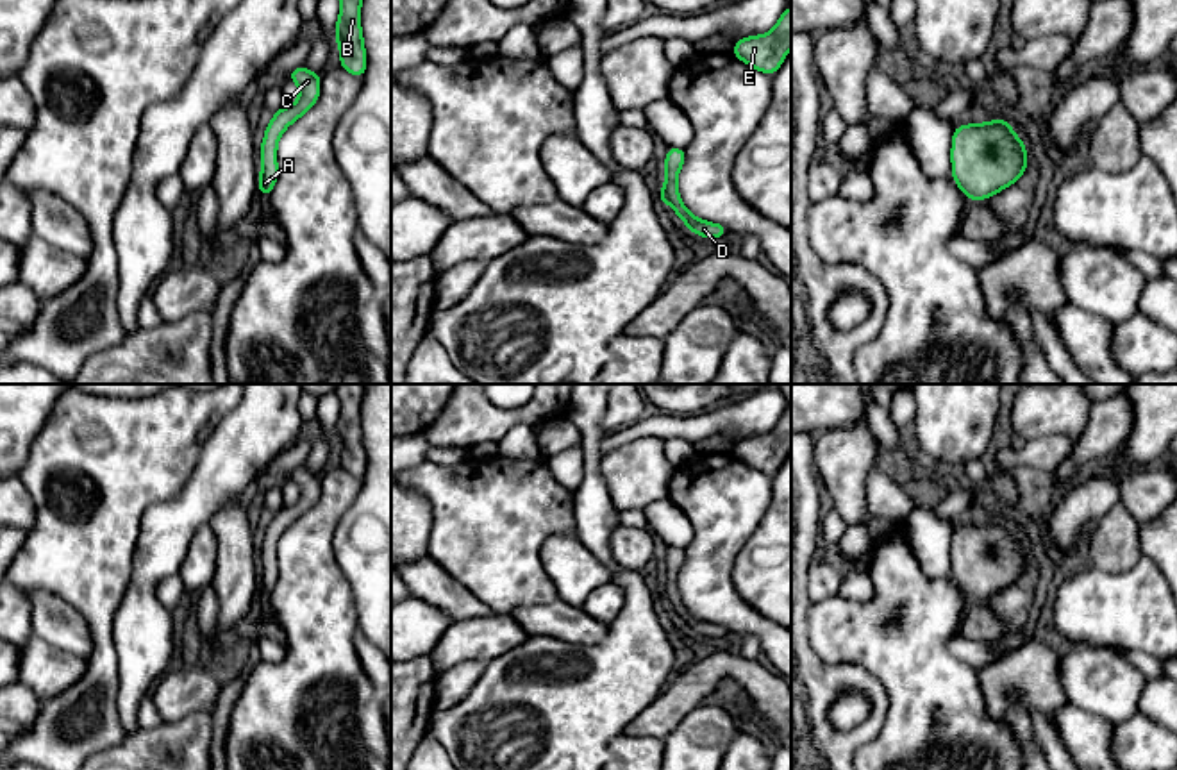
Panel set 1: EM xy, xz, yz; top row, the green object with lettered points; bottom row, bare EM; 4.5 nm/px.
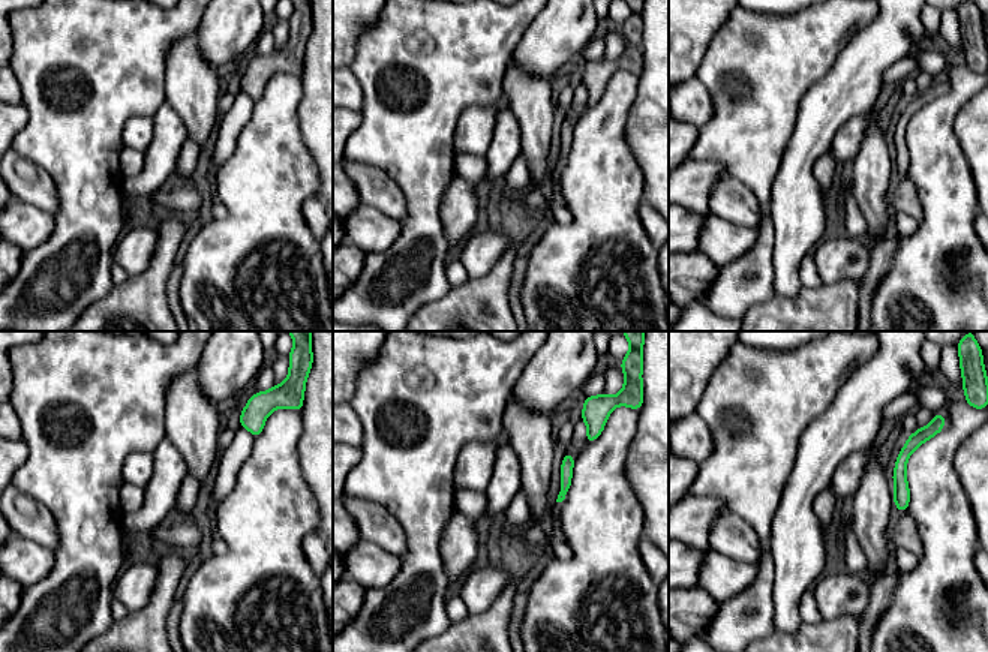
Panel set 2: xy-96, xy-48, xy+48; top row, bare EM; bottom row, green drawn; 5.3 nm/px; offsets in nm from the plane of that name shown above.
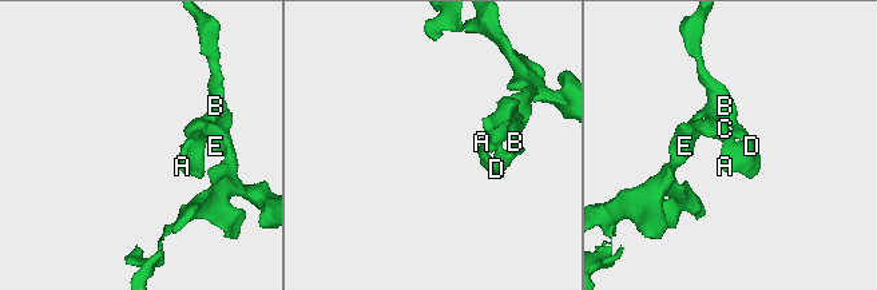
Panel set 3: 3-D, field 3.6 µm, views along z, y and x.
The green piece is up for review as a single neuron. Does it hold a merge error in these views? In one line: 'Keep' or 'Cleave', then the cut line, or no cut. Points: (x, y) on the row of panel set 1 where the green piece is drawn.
Keep. No split

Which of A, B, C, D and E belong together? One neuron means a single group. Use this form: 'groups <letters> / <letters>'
groups A B C D E

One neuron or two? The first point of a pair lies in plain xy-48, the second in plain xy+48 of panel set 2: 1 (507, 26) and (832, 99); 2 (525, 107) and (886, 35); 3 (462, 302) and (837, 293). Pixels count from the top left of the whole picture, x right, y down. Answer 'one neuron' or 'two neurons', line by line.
1: two neurons
2: two neurons
3: one neuron

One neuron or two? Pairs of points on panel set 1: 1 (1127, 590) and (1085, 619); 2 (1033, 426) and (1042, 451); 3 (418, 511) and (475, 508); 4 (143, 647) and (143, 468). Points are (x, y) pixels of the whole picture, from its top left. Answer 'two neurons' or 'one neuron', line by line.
1: one neuron
2: two neurons
3: two neurons
4: two neurons

